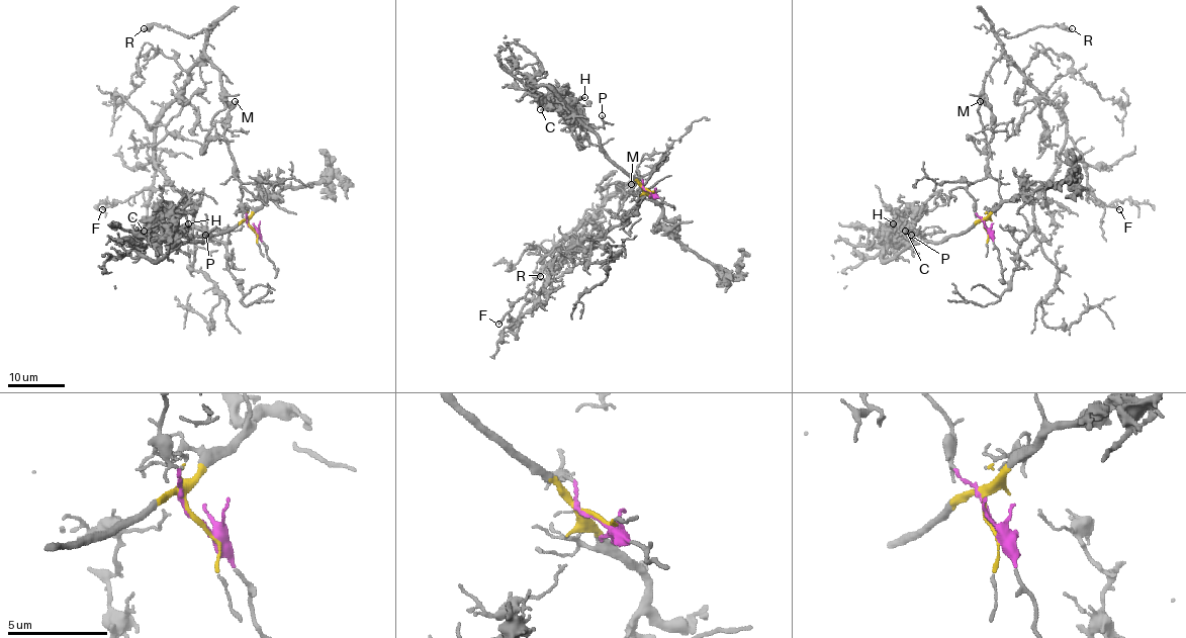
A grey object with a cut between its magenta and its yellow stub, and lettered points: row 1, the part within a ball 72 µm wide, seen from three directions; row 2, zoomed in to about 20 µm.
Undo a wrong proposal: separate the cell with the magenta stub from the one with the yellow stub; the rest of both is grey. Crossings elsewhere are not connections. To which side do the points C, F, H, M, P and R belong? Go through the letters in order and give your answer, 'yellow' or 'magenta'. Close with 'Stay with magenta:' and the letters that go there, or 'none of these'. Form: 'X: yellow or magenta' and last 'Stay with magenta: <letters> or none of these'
C: yellow
F: magenta
H: yellow
M: magenta
P: yellow
R: magenta
Stay with magenta: F, M, R

